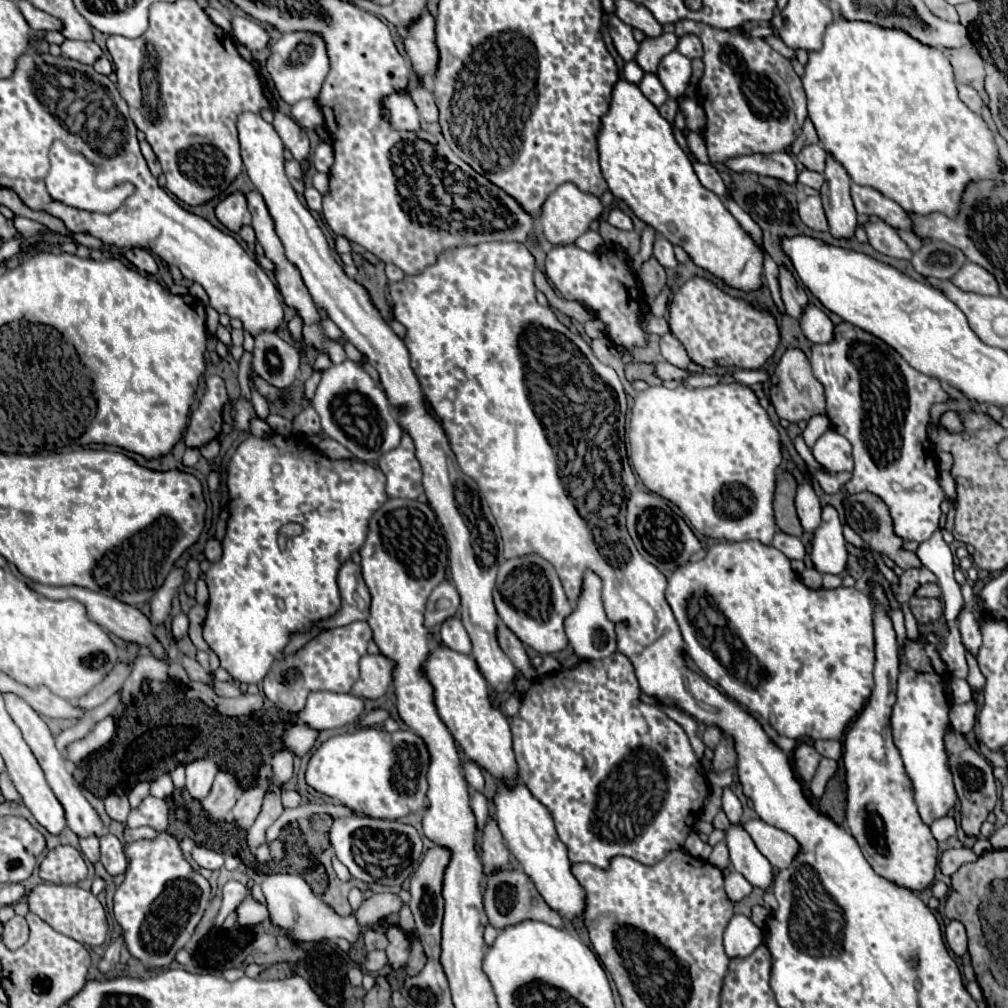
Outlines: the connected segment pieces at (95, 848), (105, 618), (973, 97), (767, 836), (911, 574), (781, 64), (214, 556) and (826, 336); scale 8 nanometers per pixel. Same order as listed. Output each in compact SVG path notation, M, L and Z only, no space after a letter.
M87 836L87 838L79 838L79 848L85 854L87 860L97 862L99 860L99 838L97 836Z
M29 582L29 588L33 588L35 592L51 598L51 600L65 600L65 598L75 598L79 600L85 608L87 608L87 616L99 624L105 632L109 634L115 634L127 642L137 642L137 644L143 644L147 648L151 648L151 652L157 656L157 658L165 658L165 652L161 648L161 644L155 640L155 634L151 632L151 622L147 620L147 616L143 612L139 612L135 606L129 606L129 604L123 604L111 596L103 596L101 592L93 592L89 588L81 588L81 586L61 586L61 588L53 588L53 586L45 586L45 584L39 584L39 582Z
M959 84L957 90L959 90L959 98L967 104L967 108L971 108L973 112L979 114L979 112L981 112L981 106L983 106L981 96L979 96L971 86L965 86L965 84Z
M751 820L745 824L745 830L753 838L759 852L777 868L789 868L791 862L797 858L801 846L799 842L787 834L785 830L779 830L775 826L765 824L763 820Z
M915 568L915 570L907 570L903 572L901 580L897 586L893 586L893 592L895 592L895 598L903 604L903 602L909 602L911 594L915 594L915 590L927 582L937 582L933 572L929 572L927 568Z
M681 20L675 24L675 34L699 36L705 54L705 72L699 82L699 102L705 110L707 124L703 138L713 164L725 162L727 158L755 154L755 152L783 152L801 134L807 120L805 102L795 102L789 94L787 84L801 84L799 76L791 70L793 66L785 56L775 52L761 38L747 38L743 34L729 34L727 30L715 30L707 24Z
M209 538L209 540L207 540L207 544L205 544L205 550L203 550L205 560L213 564L213 562L217 562L217 560L221 558L221 554L223 554L221 540L217 540L217 538Z
M807 304L803 308L799 324L801 324L803 334L815 344L825 344L825 342L831 342L833 338L833 322L821 308L813 304Z

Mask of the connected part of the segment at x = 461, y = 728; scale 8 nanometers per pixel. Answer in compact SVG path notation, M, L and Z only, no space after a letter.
M443 644L435 646L427 660L423 662L423 672L433 686L433 702L437 706L439 718L449 728L451 736L459 742L463 752L475 760L479 766L487 768L499 780L515 780L515 752L511 746L509 720L499 708L491 708L489 688L483 680L475 660L467 654L455 652Z

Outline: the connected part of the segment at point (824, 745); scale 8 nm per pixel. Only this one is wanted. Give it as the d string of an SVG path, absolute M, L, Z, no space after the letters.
M817 740L815 742L815 750L825 756L825 758L833 758L839 760L843 754L843 744L839 740Z

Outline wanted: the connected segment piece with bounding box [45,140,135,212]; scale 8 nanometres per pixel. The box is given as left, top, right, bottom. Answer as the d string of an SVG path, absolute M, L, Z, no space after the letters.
M59 140L53 142L49 158L51 158L51 170L45 178L47 192L63 204L71 204L75 208L83 208L89 212L113 212L115 208L119 208L121 200L125 200L135 190L135 188L131 188L131 184L121 184L119 188L113 188L113 190L101 190L95 184L95 166L87 164L87 160L83 160L83 156L71 152Z

